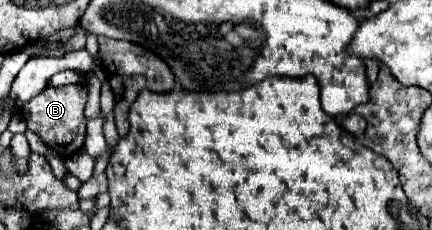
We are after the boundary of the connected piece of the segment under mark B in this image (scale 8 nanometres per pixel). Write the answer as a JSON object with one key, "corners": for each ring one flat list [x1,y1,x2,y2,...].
{"corners":[[77,82,77,84,69,84,69,86,48,86,33,100,29,100,29,104,25,104,25,108,21,108,21,116,27,122,27,128,31,132,39,134,39,138,49,148,53,148,61,156,69,156,69,154,81,150,84,145,86,118,83,116,83,110,87,104,87,94,89,94,87,82]]}

